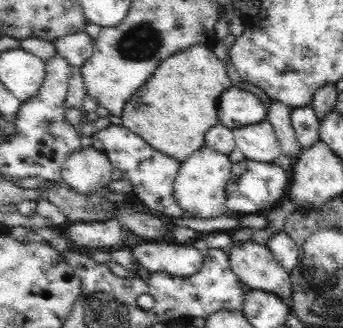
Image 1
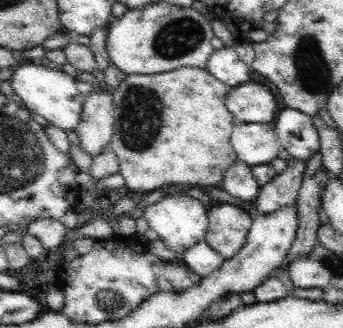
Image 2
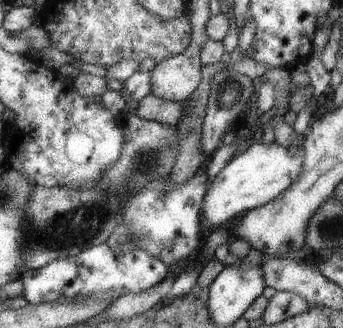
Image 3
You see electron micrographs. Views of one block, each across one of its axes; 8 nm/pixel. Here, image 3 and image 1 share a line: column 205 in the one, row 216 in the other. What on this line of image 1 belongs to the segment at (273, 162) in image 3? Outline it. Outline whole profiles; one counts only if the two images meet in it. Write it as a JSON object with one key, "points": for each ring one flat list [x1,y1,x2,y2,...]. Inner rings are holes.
{"points":[[208,146,196,150,196,154,192,154,178,170,176,180,174,180,174,190,176,190,176,200,180,202,178,206,182,208,182,212,192,214,194,218,200,220,210,220,210,218,218,218,218,216,230,216,226,212,226,198,228,198,228,180,232,176,232,162,228,160,228,156,224,156,222,152,216,152]]}

